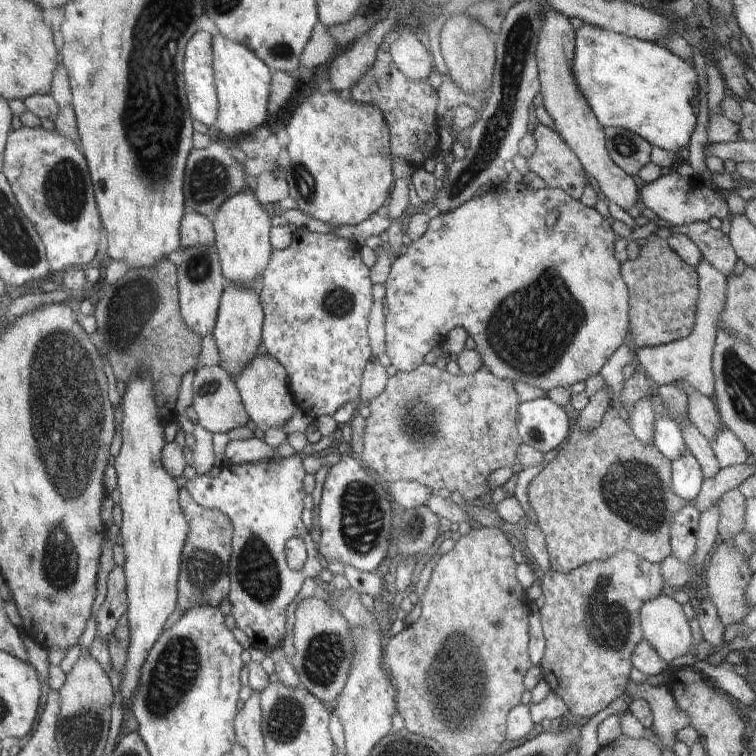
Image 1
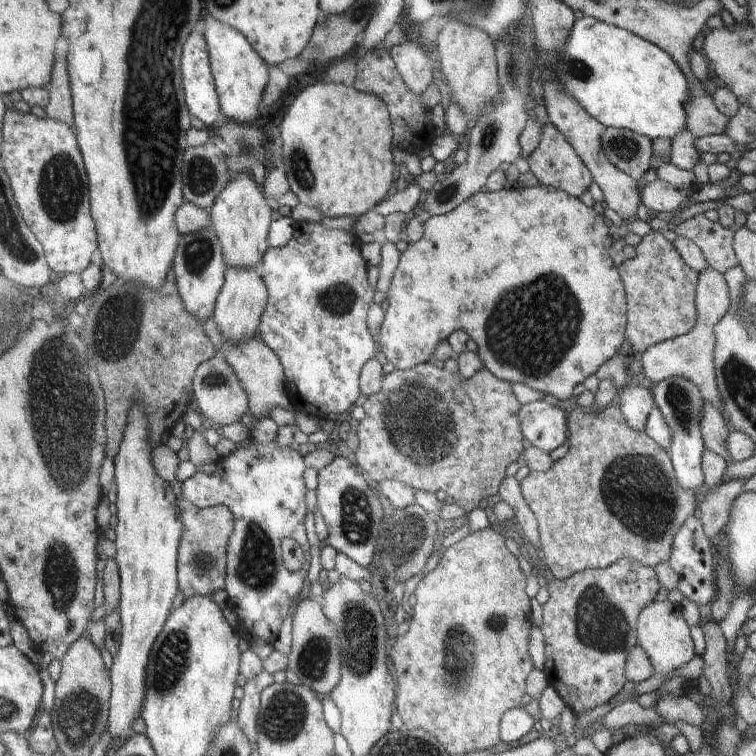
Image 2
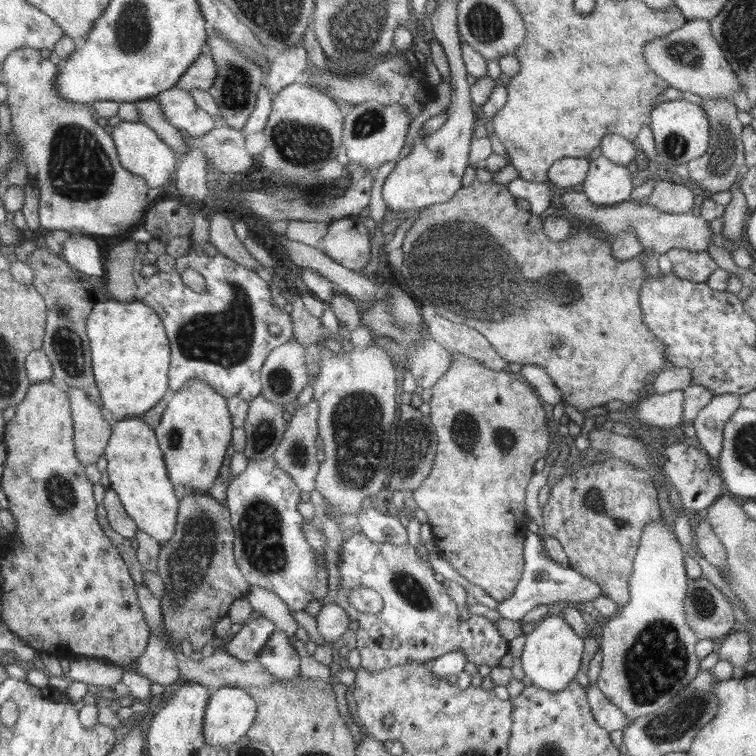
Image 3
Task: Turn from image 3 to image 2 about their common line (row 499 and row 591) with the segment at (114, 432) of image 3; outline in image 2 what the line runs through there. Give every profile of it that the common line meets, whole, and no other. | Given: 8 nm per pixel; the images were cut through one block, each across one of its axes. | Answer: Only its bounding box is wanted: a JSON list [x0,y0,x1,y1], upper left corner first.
[106,407,182,741]

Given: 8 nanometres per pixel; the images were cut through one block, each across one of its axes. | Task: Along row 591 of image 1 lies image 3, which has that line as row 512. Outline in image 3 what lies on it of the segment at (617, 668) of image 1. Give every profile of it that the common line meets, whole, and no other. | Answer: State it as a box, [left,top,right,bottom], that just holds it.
[541,457,663,608]

